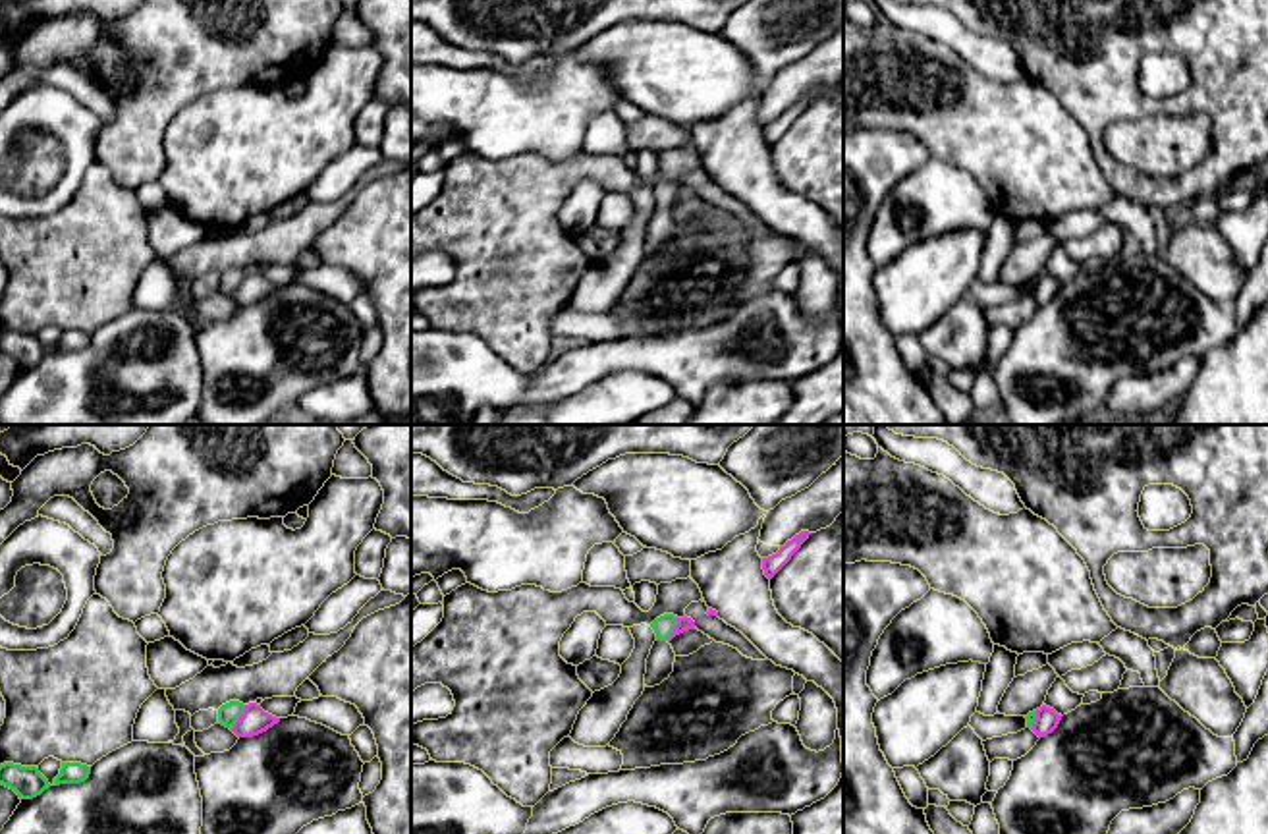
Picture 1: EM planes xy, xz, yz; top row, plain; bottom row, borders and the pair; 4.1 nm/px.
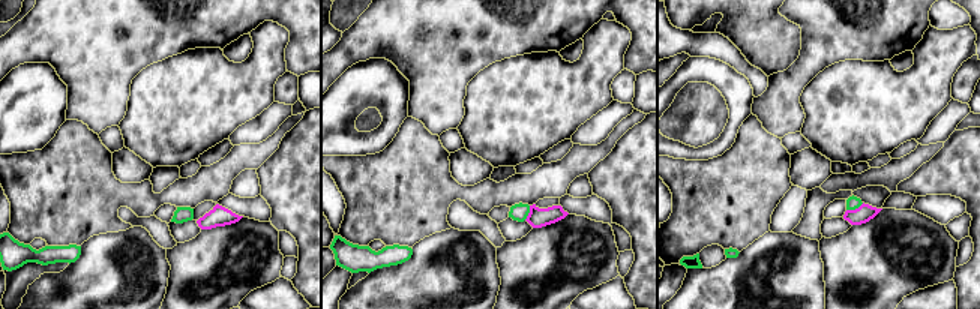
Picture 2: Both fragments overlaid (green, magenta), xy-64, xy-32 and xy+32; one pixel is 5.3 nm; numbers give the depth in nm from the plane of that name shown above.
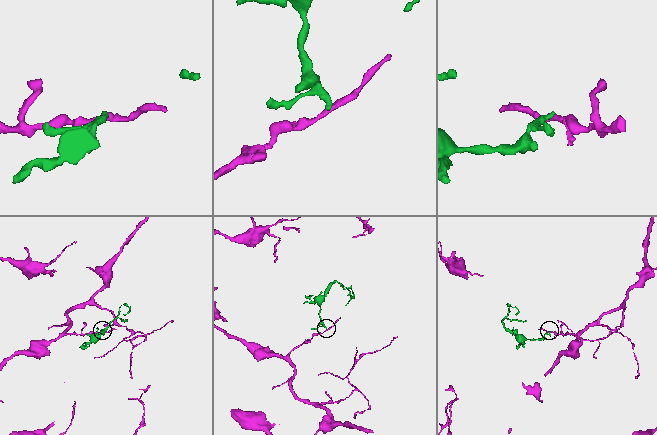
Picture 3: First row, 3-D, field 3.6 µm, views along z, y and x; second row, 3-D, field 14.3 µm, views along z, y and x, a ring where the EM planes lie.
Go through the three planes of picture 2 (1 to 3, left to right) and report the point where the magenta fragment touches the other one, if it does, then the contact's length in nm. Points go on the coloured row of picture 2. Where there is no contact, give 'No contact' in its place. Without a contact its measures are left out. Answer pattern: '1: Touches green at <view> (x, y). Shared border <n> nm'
1: No contact
2: Touches green at xy-32 (529, 212). Shared border 90 nm
3: Touches green at xy+32 (854, 209). Shared border 100 nm

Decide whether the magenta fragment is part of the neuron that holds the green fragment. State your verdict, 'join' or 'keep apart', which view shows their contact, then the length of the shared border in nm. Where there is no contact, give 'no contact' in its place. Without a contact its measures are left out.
keep apart | xy | 120 nm

